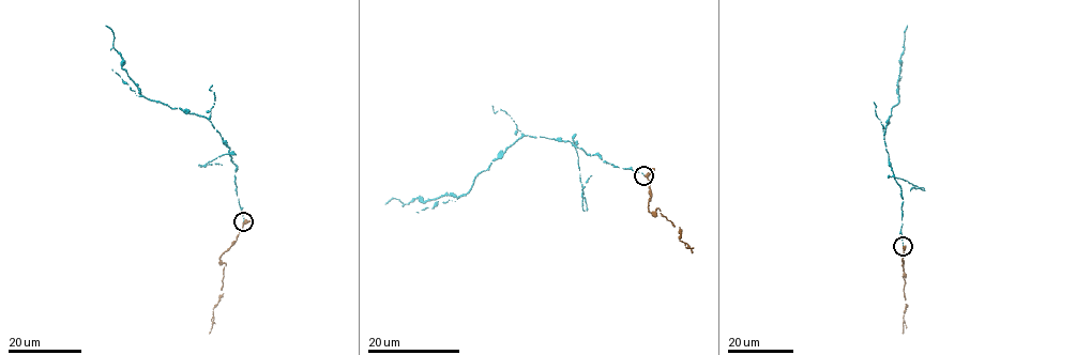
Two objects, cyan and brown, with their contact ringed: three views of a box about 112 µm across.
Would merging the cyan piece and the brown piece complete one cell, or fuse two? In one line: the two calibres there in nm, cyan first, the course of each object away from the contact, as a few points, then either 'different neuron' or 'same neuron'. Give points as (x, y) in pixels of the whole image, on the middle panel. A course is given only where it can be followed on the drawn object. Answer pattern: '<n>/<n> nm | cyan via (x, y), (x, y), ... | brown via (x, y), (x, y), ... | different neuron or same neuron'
130/280 nm | cyan via (643, 175), (570, 141), (526, 135), (460, 195), (423, 203), (417, 197), (405, 204), (394, 198), (385, 203) | brown via (643, 175), (650, 181), (652, 193), (649, 211), (660, 209), (681, 229), (679, 240), (690, 245), (692, 252) | different neuron

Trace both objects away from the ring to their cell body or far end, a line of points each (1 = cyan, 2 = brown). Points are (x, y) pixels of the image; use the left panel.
1: (243, 221), (236, 191), (237, 166), (221, 134), (203, 117), (140, 94), (121, 67), (122, 57), (106, 26)
2: (243, 222), (235, 244), (220, 258), (226, 264), (222, 296), (213, 309), (209, 333)

